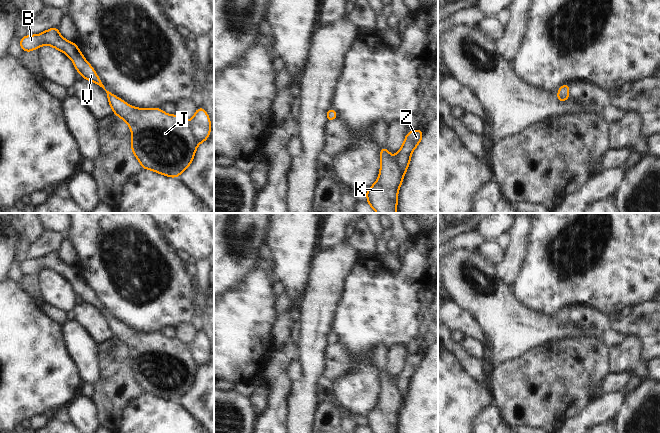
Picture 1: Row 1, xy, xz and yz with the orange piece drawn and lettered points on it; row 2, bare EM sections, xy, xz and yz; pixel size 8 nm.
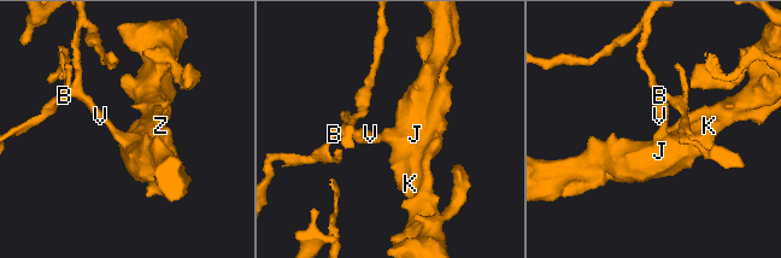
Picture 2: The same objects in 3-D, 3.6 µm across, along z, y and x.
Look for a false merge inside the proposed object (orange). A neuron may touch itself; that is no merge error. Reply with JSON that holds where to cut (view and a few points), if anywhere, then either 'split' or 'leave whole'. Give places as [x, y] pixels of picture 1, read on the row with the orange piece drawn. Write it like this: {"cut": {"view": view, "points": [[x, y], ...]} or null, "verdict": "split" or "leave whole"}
{"cut": null, "verdict": "leave whole"}

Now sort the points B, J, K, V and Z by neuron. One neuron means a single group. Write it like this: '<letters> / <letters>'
B J K V Z

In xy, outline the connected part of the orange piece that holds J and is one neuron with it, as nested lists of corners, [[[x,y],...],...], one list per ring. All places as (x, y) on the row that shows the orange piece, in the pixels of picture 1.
[[[58,27],[39,35],[26,35],[19,40],[19,44],[24,52],[50,45],[66,53],[83,79],[96,83],[107,93],[113,113],[131,128],[131,149],[143,169],[177,178],[191,164],[198,144],[205,142],[210,135],[211,122],[203,107],[197,108],[193,118],[187,122],[176,114],[166,114],[161,108],[129,106],[113,95],[86,61],[77,44],[60,36]]]

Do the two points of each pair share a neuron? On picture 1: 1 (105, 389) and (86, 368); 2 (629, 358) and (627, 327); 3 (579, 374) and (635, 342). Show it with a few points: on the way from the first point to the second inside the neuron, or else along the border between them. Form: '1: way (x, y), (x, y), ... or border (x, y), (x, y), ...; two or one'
1: border (98, 356), (101, 377), (93, 385); two
2: border (624, 336), (637, 335), (641, 339), (642, 355); two
3: border (608, 349), (608, 369), (610, 371); two

